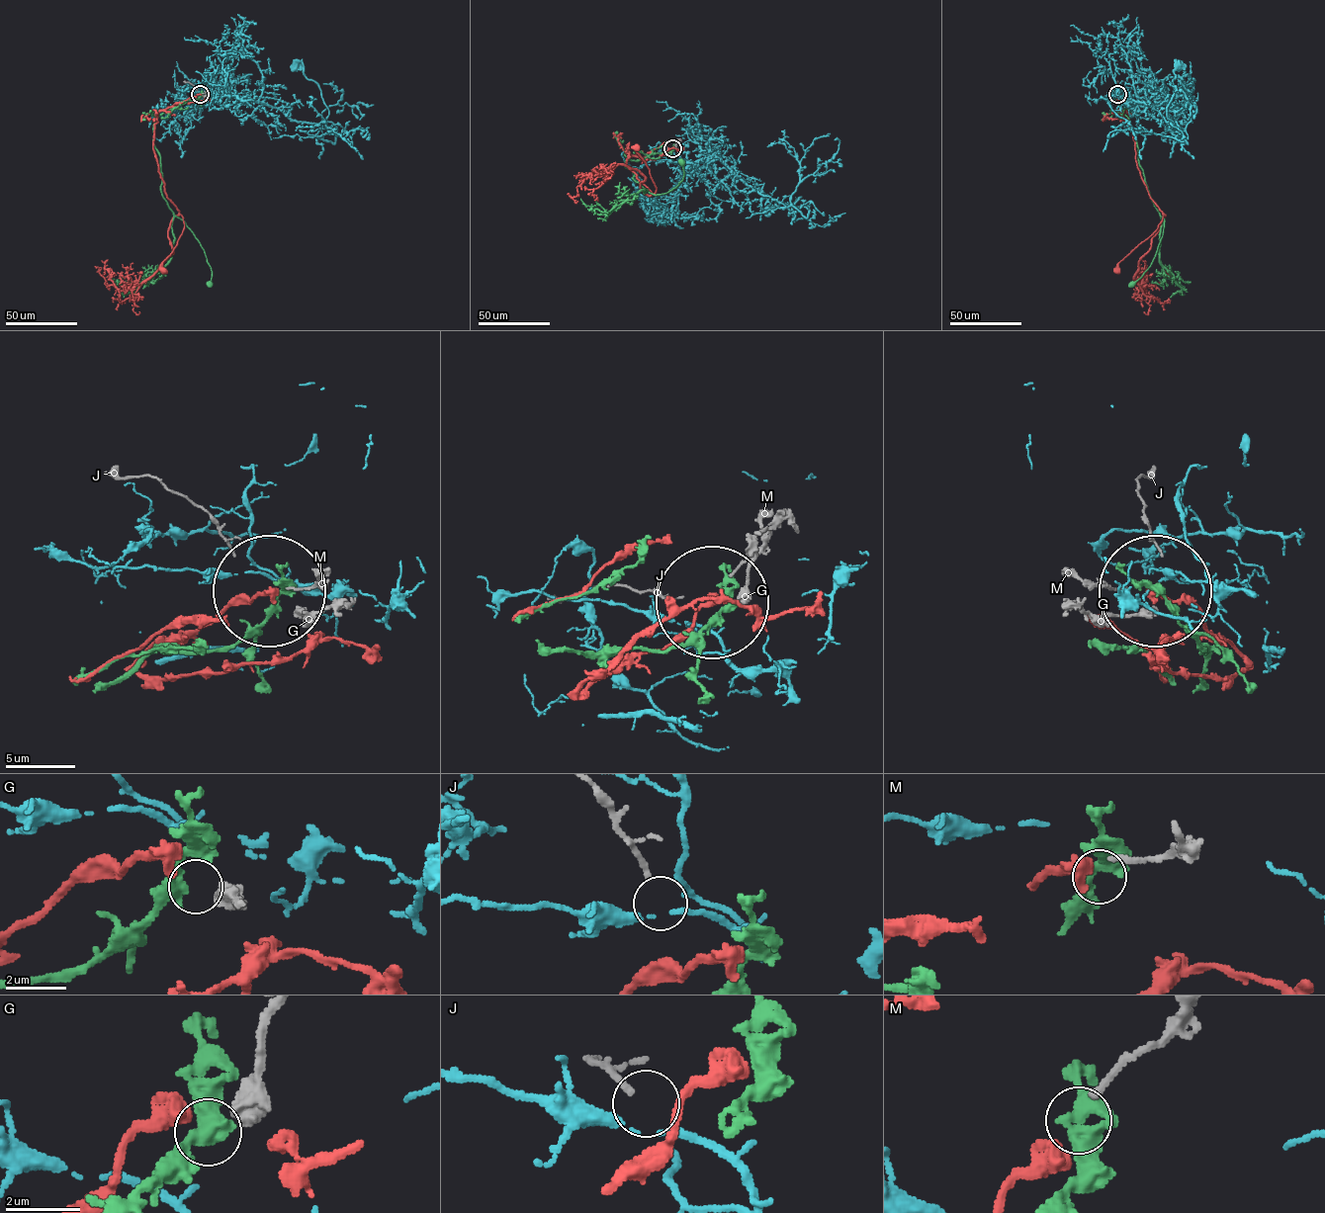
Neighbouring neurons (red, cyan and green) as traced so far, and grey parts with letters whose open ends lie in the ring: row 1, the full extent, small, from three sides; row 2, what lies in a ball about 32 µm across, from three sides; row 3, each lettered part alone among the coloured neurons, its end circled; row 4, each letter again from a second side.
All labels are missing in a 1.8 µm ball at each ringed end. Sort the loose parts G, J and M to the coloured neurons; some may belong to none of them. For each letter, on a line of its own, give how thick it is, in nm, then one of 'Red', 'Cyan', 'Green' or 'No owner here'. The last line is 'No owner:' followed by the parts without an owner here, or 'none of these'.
G: Thickness 550 nm. No owner here
J: Thickness 170 nm. Cyan
M: Thickness 180 nm. Red
No owner: G

